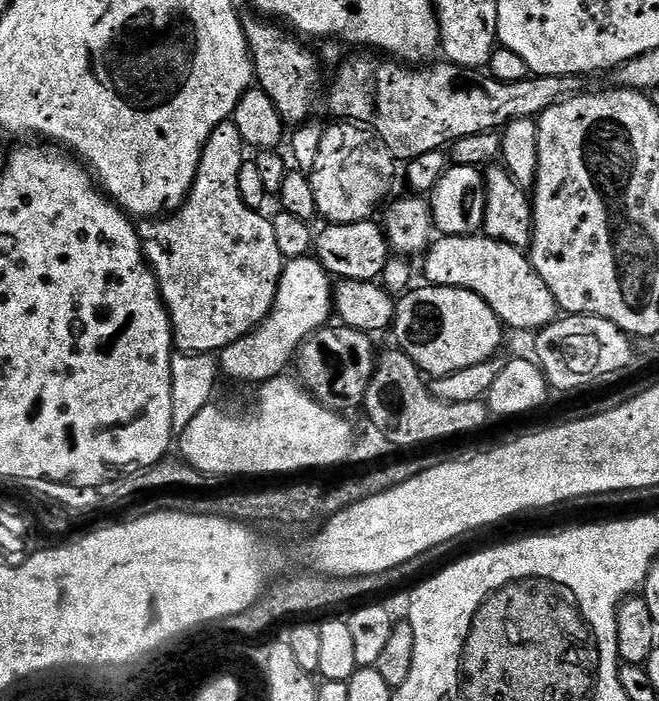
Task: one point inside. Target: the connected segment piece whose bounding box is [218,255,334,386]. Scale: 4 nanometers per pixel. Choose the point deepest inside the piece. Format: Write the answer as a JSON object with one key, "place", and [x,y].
{"place":[303,305]}

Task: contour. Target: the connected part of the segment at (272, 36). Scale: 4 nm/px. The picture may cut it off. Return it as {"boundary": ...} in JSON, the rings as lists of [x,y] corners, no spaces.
{"boundary":[[[264,18],[256,19],[260,20],[244,20],[244,33],[248,39],[248,49],[252,52],[255,83],[266,94],[270,94],[270,102],[278,106],[278,114],[284,119],[285,125],[299,126],[311,117],[308,115],[320,100],[321,57],[317,53],[315,56],[304,45],[307,43],[303,39],[297,38],[279,23]]]}

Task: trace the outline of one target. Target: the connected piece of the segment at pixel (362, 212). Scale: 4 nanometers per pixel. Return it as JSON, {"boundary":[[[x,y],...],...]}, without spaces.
{"boundary":[[[351,122],[332,124],[324,128],[322,145],[310,173],[317,213],[333,224],[371,219],[394,178],[395,157],[371,129]]]}

